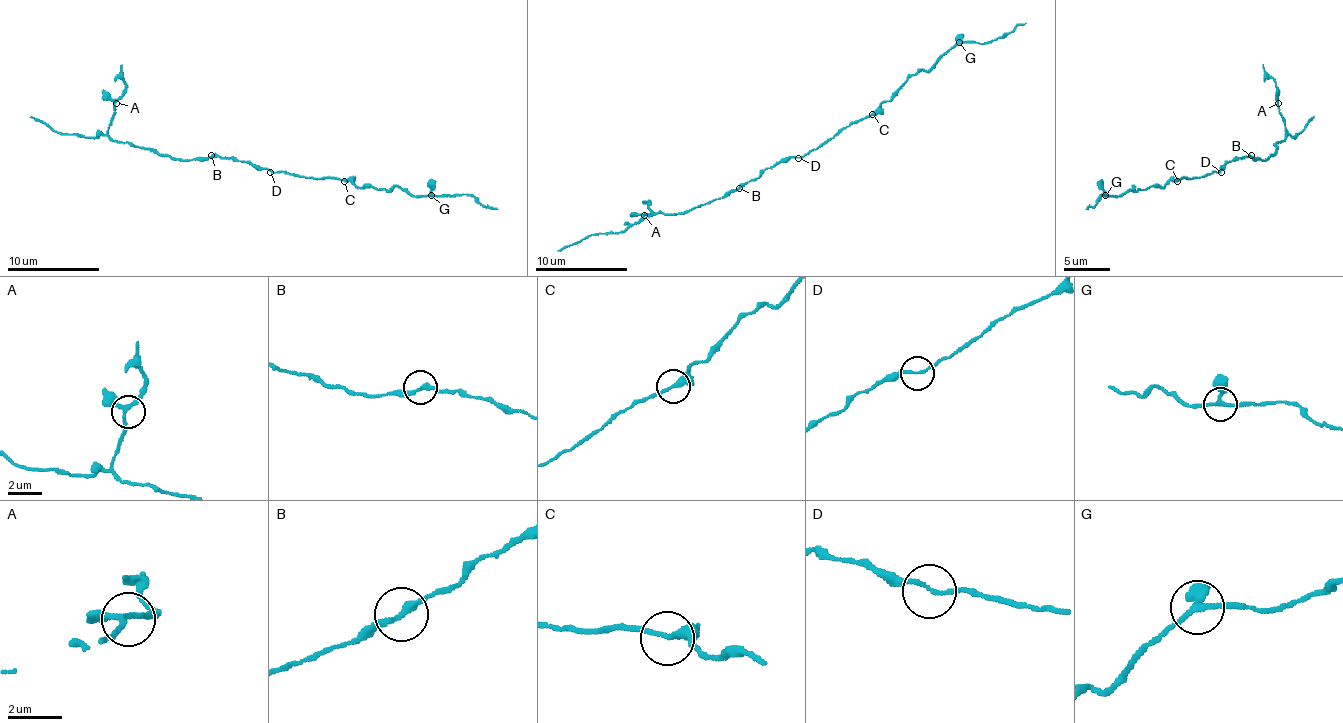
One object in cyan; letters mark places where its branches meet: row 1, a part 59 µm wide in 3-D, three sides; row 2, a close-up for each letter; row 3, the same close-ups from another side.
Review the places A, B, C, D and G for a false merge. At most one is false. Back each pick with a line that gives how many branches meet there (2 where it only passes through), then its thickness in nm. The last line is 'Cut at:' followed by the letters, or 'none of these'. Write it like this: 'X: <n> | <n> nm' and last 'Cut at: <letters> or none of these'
Cut at: none of these

